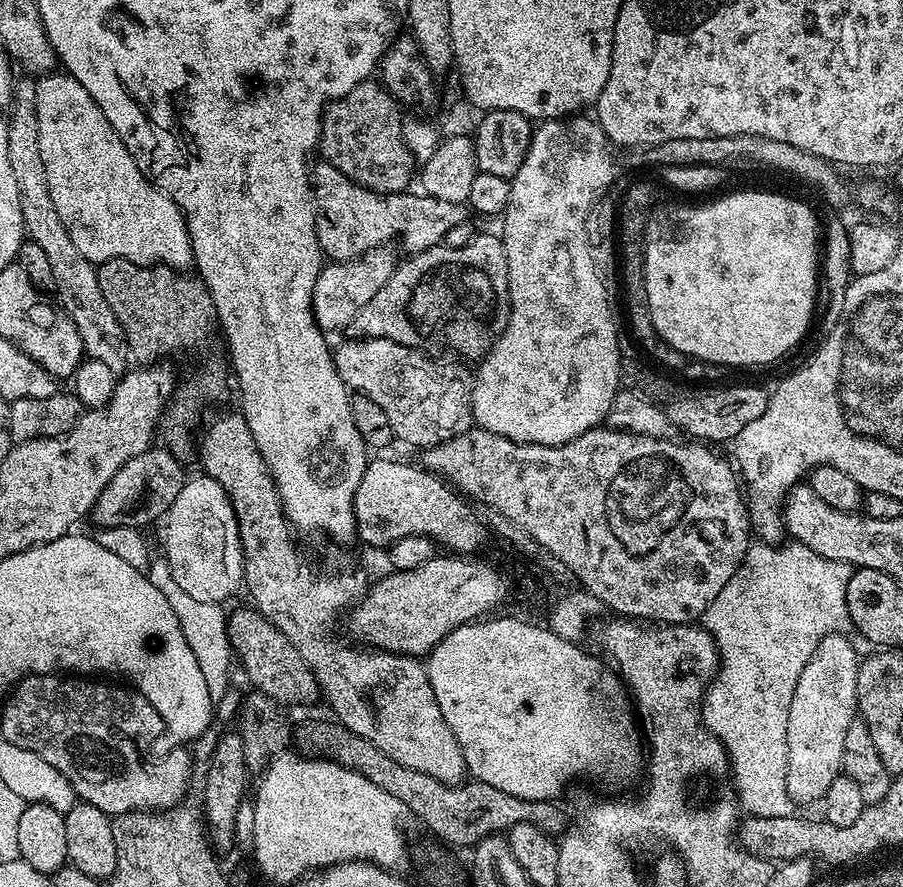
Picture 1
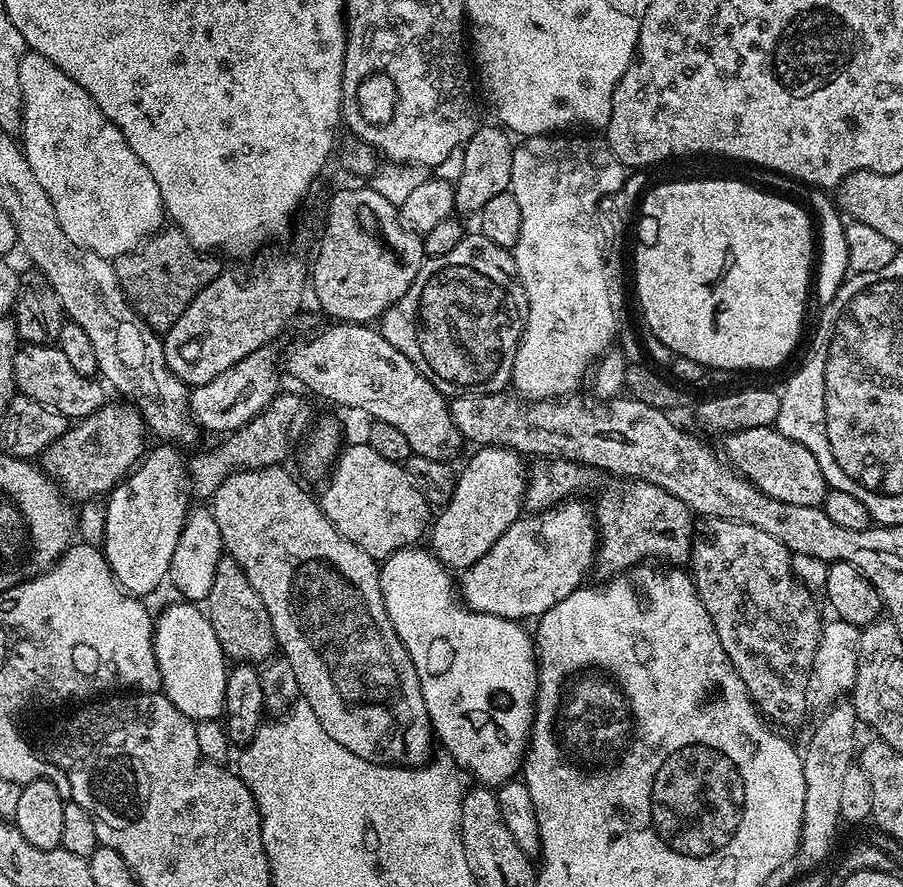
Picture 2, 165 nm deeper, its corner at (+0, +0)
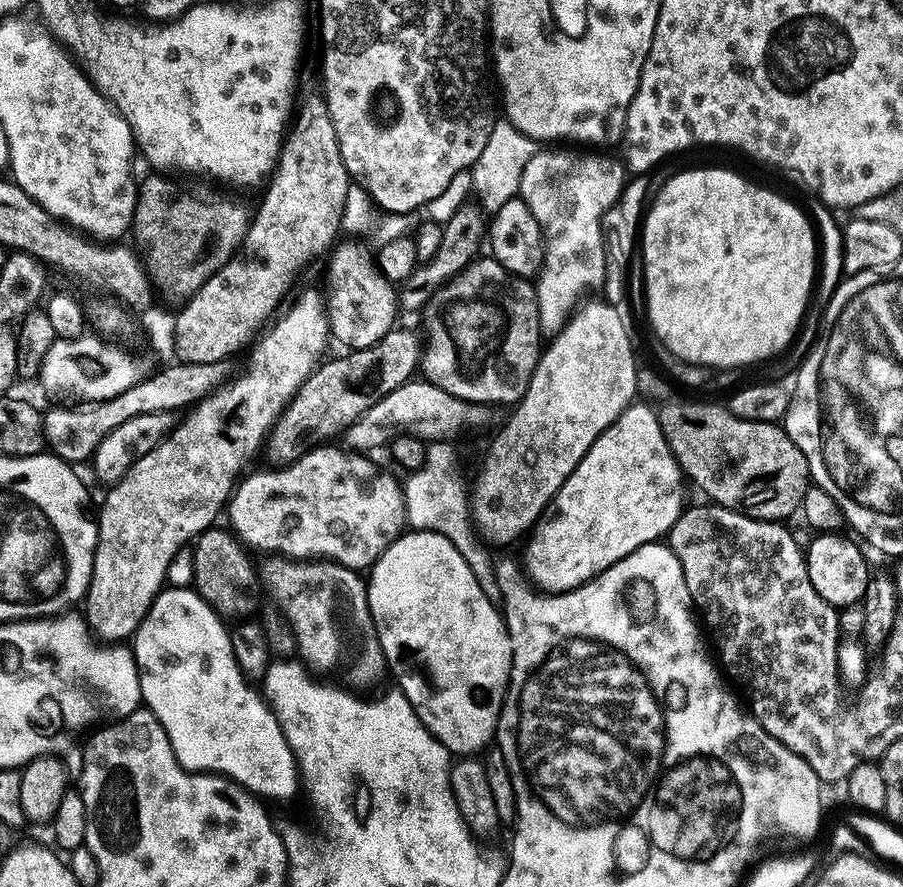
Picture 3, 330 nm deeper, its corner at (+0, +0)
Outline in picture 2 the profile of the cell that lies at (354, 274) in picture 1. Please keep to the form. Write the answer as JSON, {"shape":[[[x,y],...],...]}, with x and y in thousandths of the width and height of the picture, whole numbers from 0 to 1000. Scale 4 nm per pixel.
{"shape":[[[305,391],[287,392],[272,404],[259,408],[255,417],[246,417],[241,426],[233,426],[233,431],[216,434],[208,449],[208,459],[213,472],[223,484],[230,487],[254,489],[272,480],[283,468],[291,463],[308,443],[310,424],[306,421]]]}

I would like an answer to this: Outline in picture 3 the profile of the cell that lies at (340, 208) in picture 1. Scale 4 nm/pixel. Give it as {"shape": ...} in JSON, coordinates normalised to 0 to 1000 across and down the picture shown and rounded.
{"shape":[[[385,268],[385,272],[373,274],[367,281],[368,294],[363,298],[363,338],[361,334],[361,355],[363,357],[363,372],[369,380],[372,379],[382,388],[382,393],[393,395],[412,391],[420,386],[425,378],[436,370],[440,364],[441,329],[435,317],[432,317],[421,307],[417,290],[413,281],[410,282],[403,275],[398,275],[398,269]]]}

